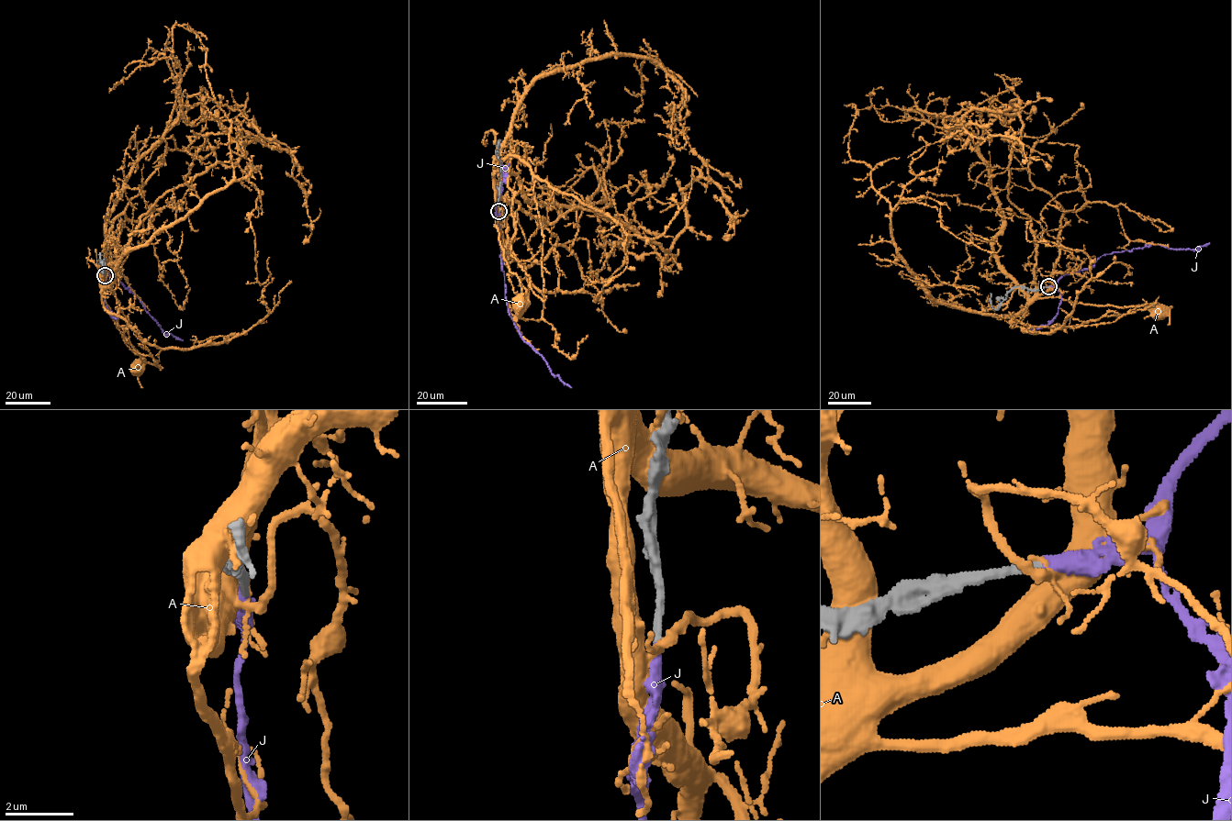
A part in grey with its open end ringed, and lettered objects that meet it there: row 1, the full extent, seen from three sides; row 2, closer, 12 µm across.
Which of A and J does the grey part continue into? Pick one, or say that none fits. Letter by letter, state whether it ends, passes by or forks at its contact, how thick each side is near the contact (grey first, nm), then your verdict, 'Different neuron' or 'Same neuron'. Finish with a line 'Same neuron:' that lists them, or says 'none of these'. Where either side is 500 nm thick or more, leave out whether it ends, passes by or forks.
A: It forks there. Thickness 260 nm (grey) against 200 nm. Different neuron
J: It ends there. Thickness 260 nm (grey) against 400 nm. Same neuron
Same neuron: J

